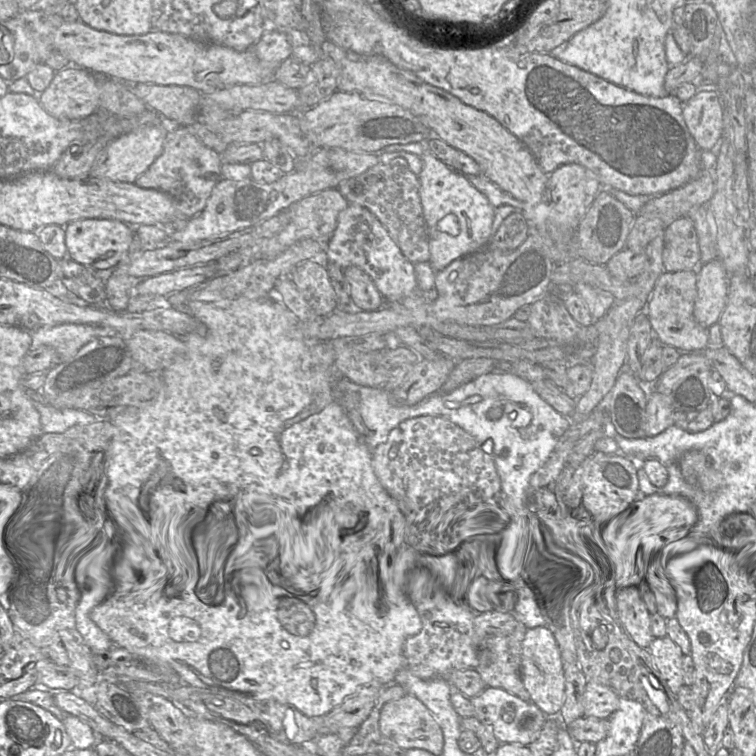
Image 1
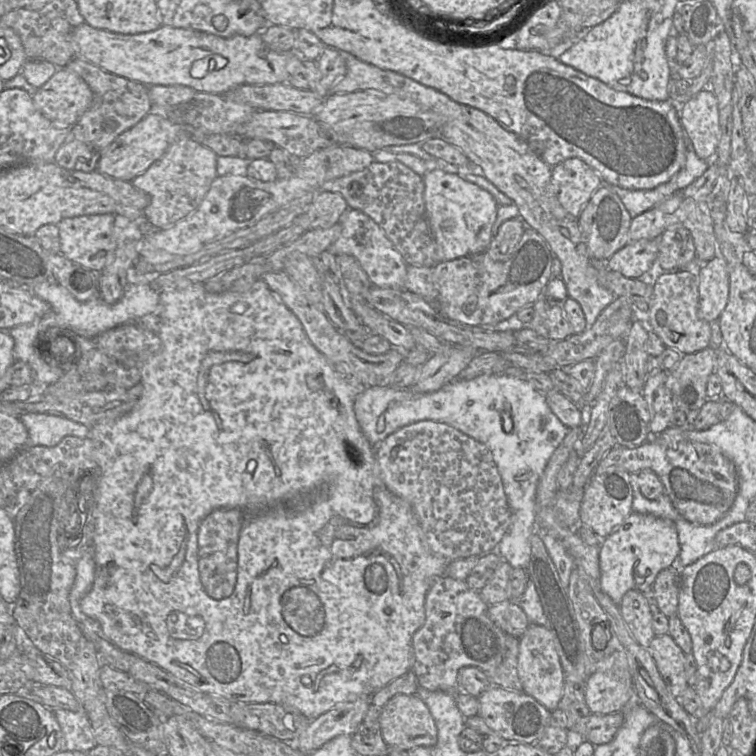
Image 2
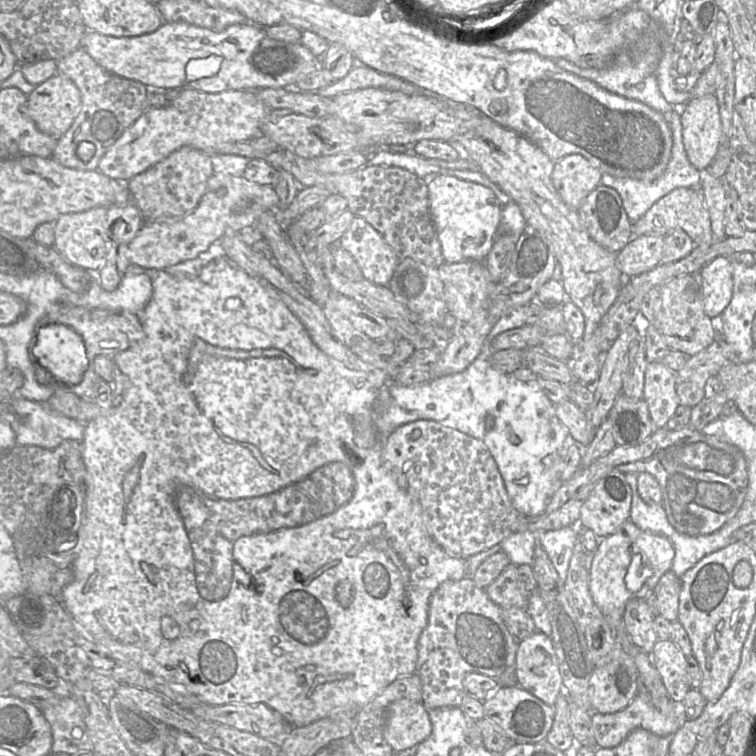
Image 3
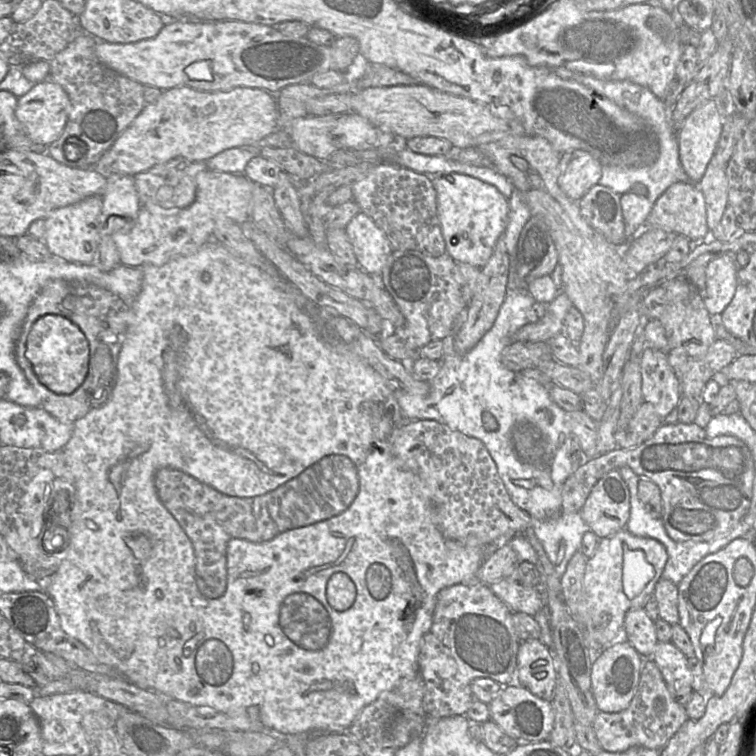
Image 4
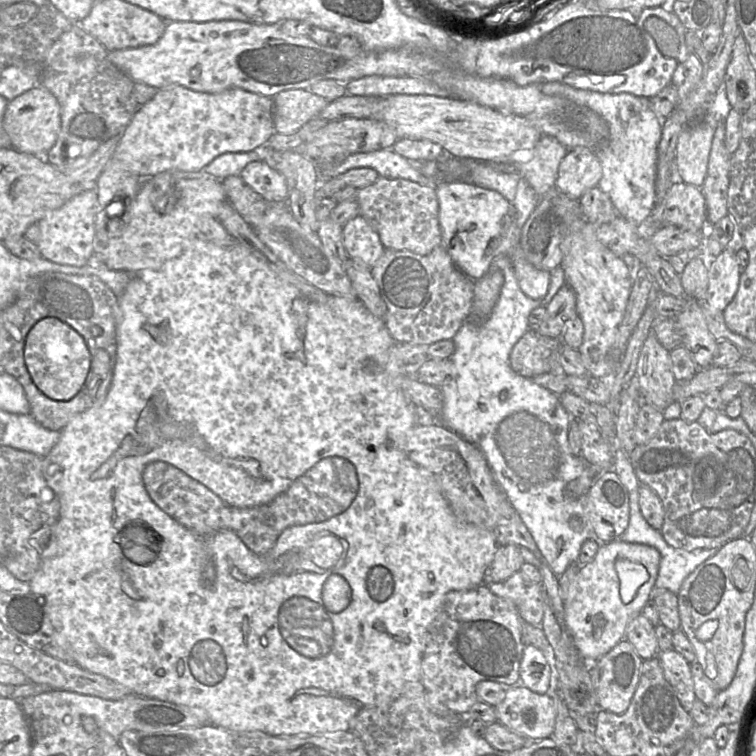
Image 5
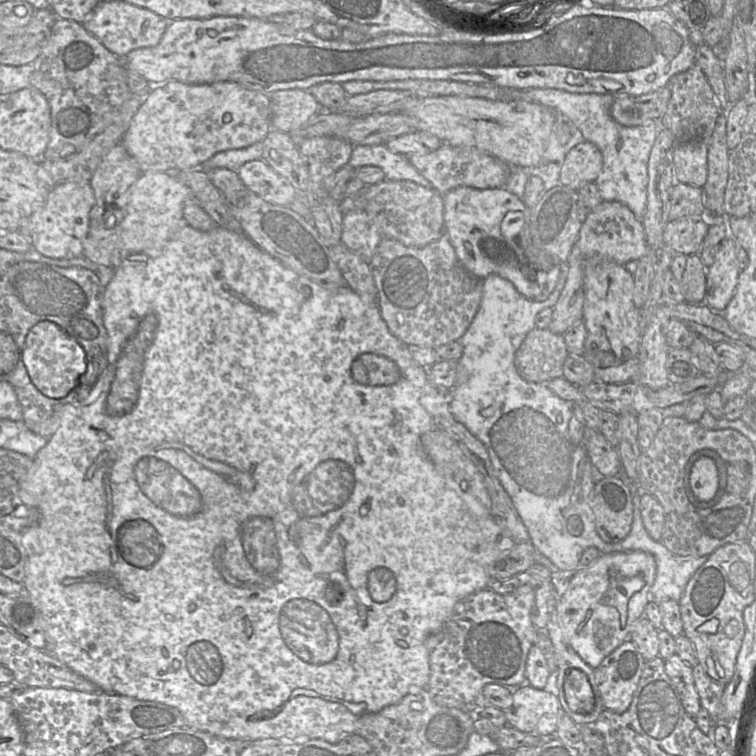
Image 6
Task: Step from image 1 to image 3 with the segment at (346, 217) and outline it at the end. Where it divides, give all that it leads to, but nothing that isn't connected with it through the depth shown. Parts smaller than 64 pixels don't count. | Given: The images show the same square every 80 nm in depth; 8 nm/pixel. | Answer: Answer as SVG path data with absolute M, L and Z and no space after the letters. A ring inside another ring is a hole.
M354 216L337 243L353 256L365 279L387 286L399 258L370 223Z

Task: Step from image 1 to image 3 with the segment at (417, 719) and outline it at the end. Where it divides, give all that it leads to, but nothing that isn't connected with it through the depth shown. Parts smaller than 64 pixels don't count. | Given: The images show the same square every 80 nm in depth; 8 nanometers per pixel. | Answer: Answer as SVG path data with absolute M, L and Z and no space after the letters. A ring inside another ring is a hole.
M402 698L388 706L384 738L394 752L401 752L417 746L431 733L431 720L422 702Z

